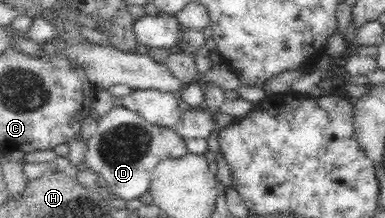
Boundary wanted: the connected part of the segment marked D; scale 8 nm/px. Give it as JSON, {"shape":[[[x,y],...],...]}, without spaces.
{"shape":[[[117,104],[106,115],[97,119],[97,131],[86,140],[83,161],[92,171],[101,175],[107,193],[131,201],[148,191],[151,171],[157,163],[169,157],[181,157],[187,153],[185,141],[177,132],[144,121],[133,111]]]}

